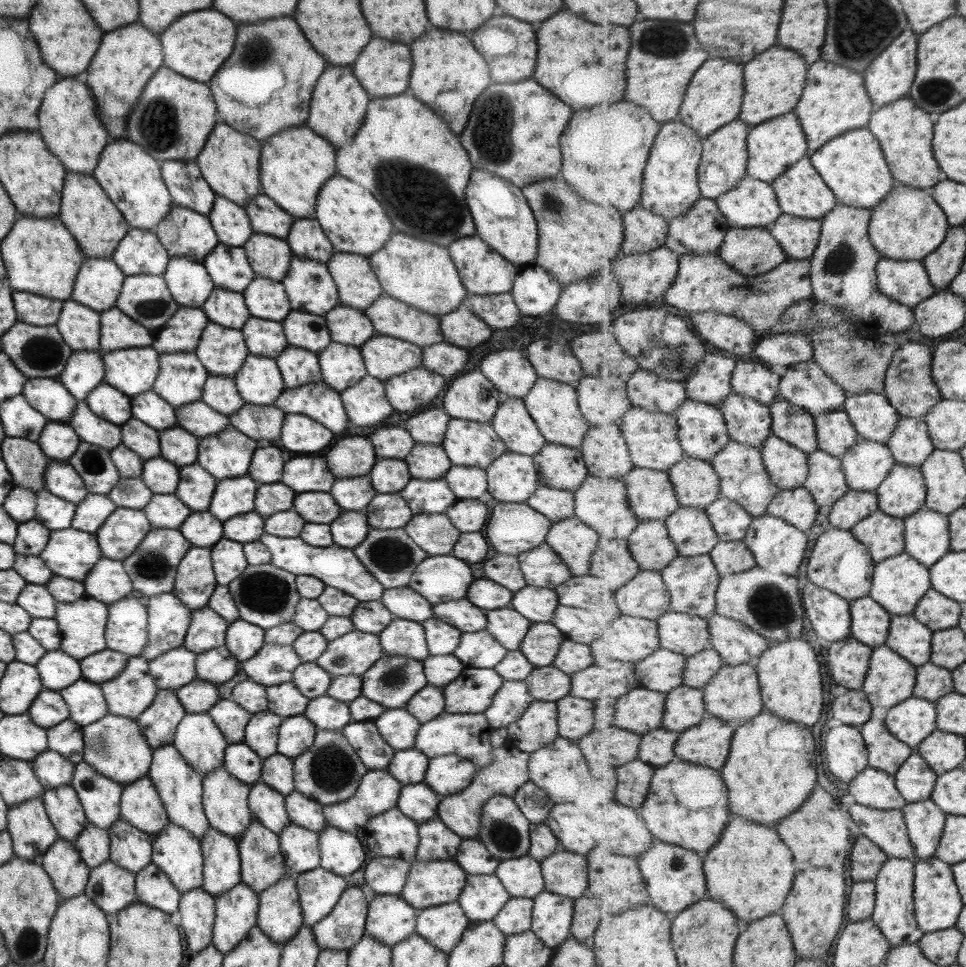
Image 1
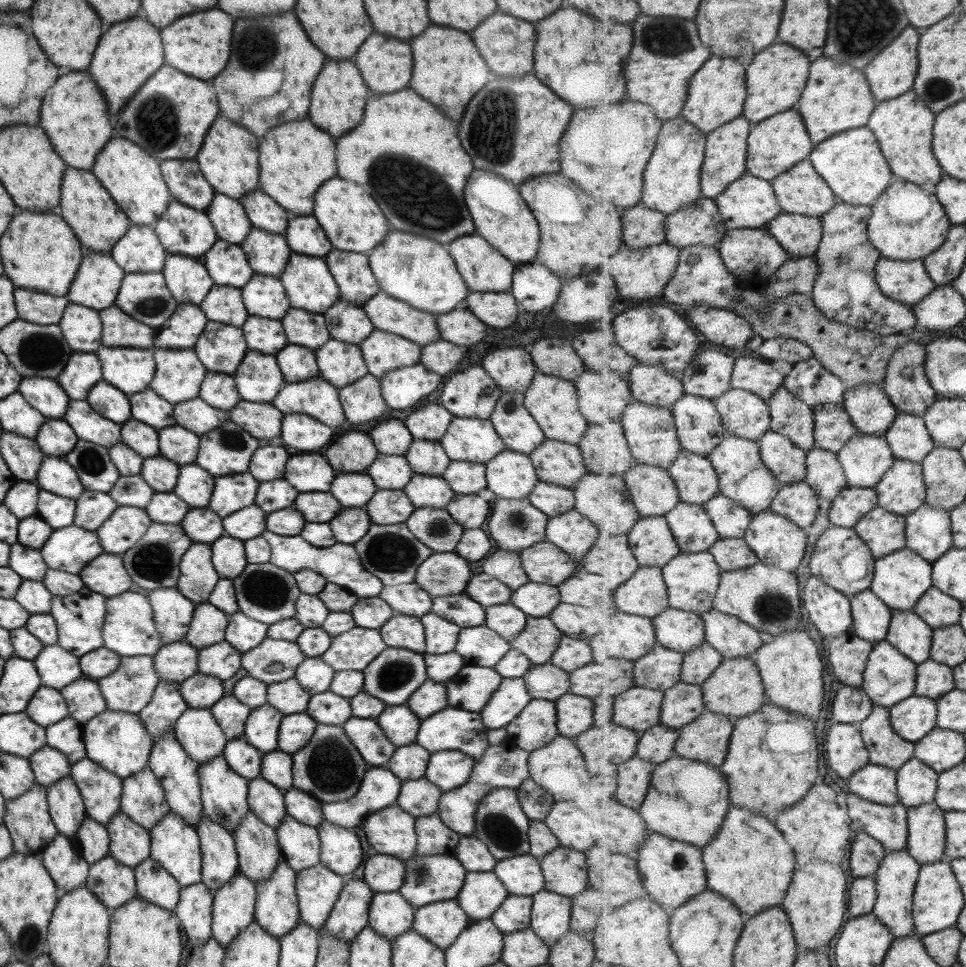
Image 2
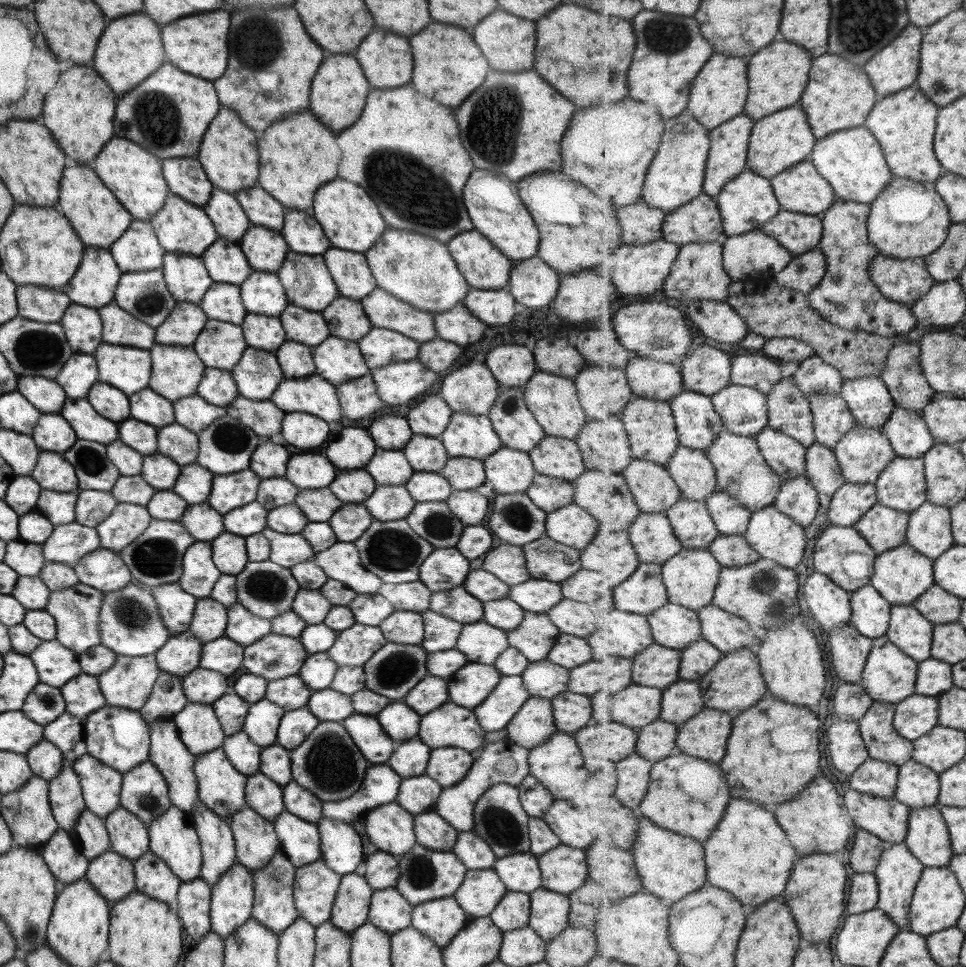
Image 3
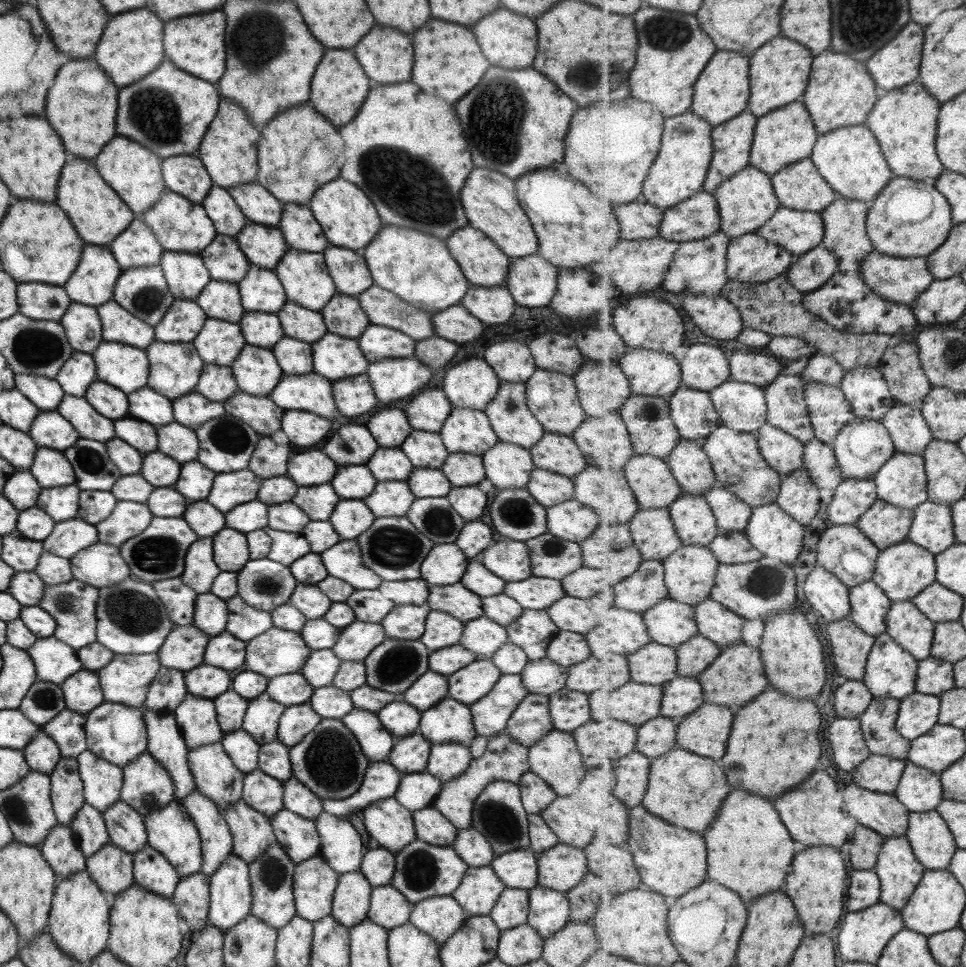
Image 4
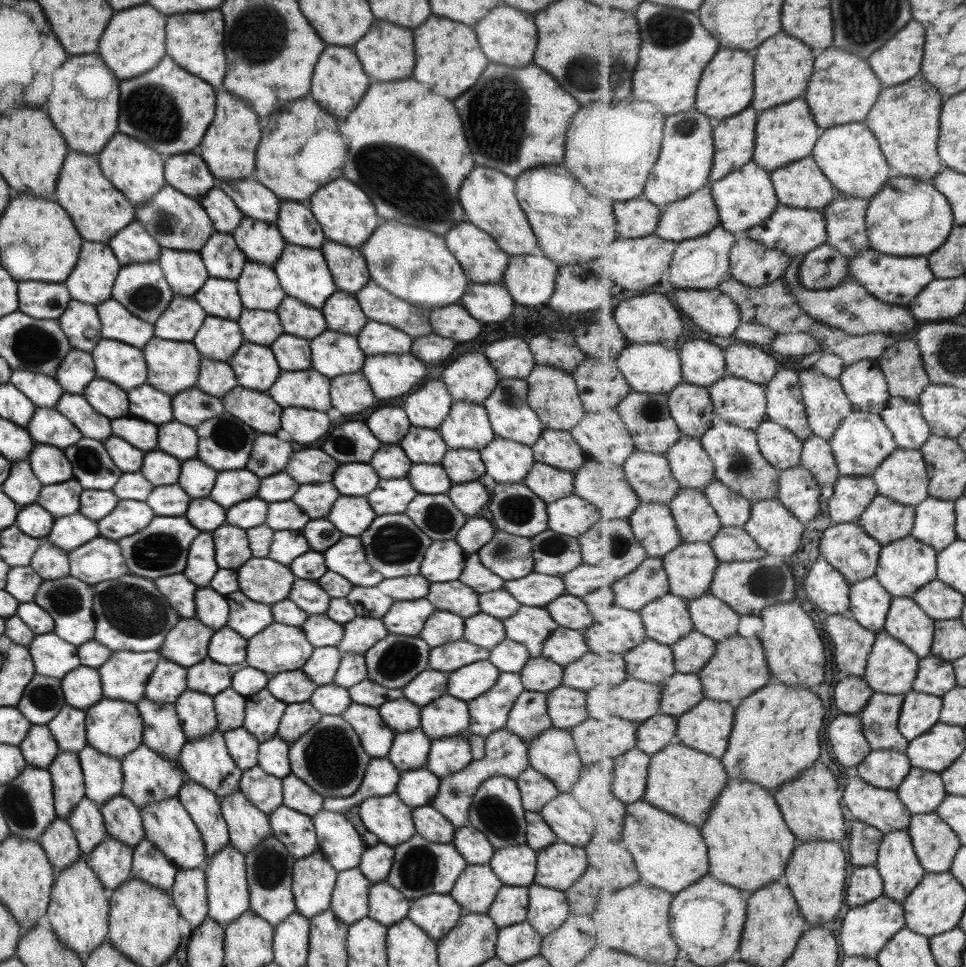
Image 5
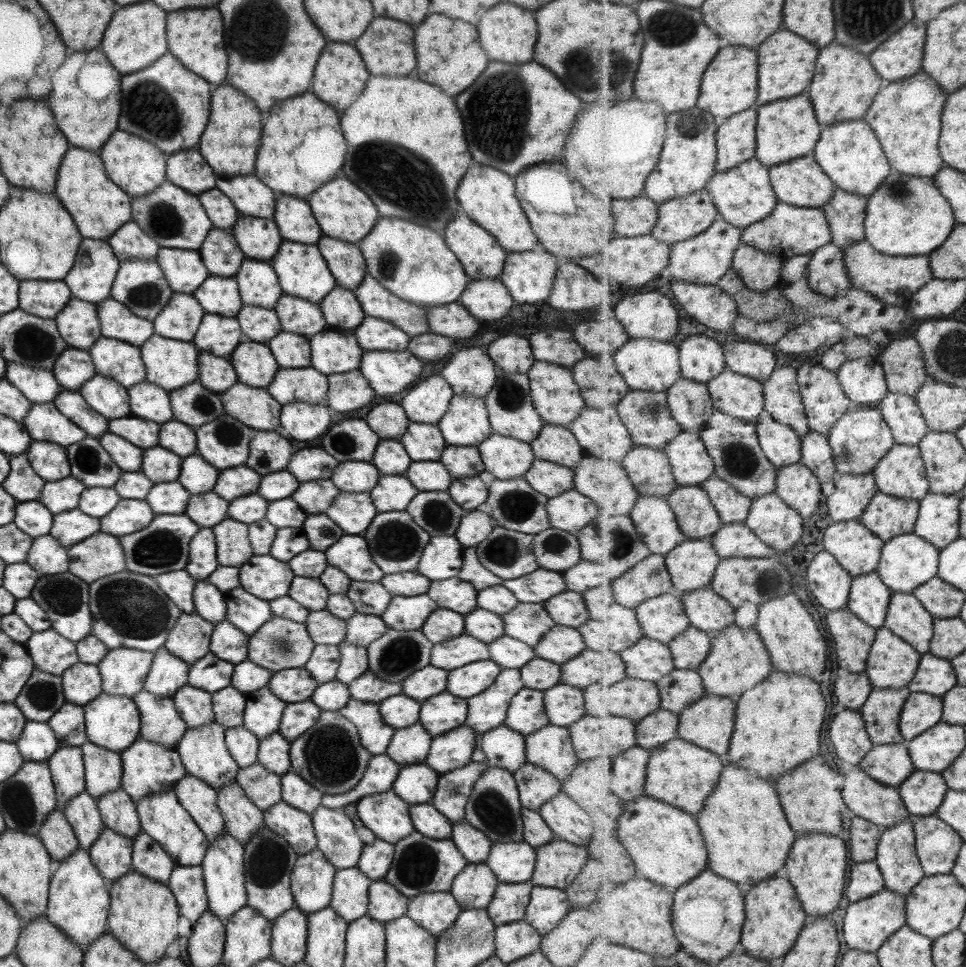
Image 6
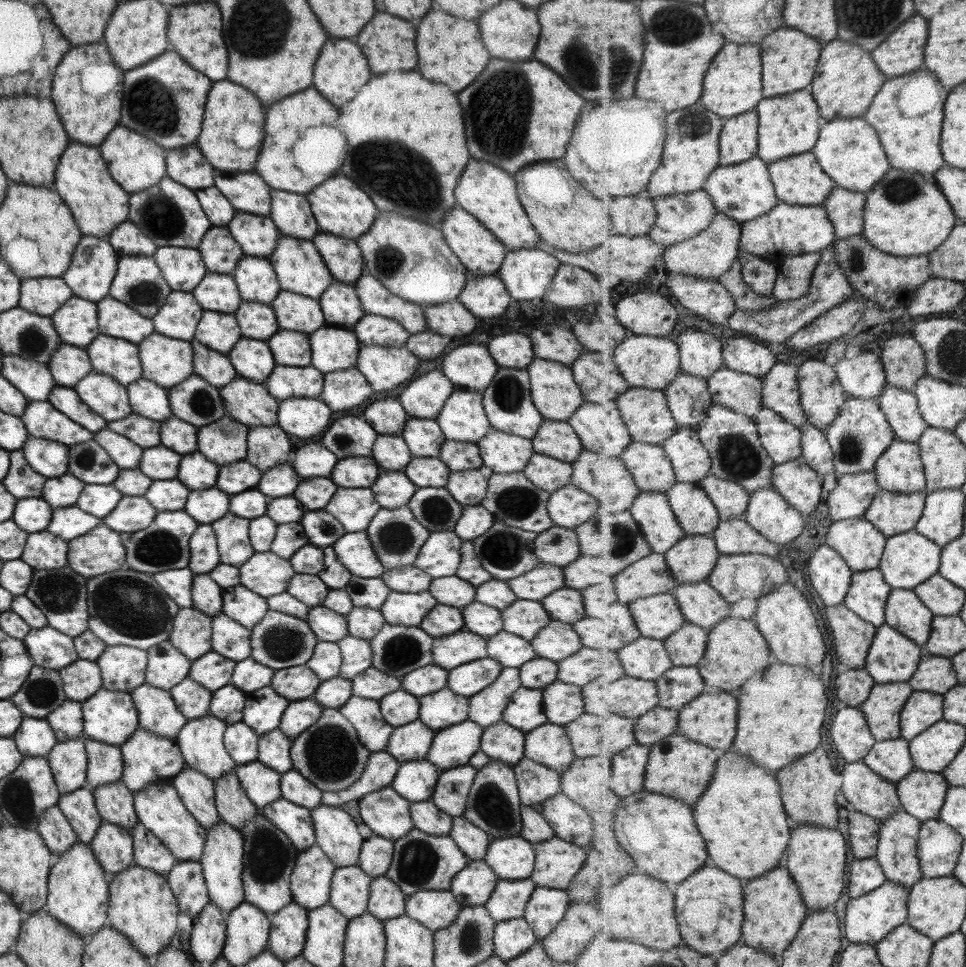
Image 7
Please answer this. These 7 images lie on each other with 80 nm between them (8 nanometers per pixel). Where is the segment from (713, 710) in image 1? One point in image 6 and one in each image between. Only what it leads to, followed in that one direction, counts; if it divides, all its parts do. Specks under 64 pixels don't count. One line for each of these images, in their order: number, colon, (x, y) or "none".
2: (736, 689)
3: (736, 684)
4: (739, 675)
5: (740, 667)
6: (739, 659)

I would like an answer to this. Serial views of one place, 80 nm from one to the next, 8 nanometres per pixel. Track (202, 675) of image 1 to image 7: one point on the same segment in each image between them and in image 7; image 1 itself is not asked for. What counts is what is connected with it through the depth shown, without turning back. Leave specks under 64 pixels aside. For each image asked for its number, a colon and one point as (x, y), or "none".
2: (219, 660)
3: (223, 656)
4: (224, 651)
5: (225, 647)
6: (227, 643)
7: (228, 639)

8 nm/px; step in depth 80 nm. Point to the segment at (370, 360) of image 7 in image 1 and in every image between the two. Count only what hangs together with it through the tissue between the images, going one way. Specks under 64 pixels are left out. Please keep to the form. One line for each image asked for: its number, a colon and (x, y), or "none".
1: (408, 392)
2: (403, 387)
3: (397, 384)
4: (391, 378)
5: (388, 375)
6: (386, 372)

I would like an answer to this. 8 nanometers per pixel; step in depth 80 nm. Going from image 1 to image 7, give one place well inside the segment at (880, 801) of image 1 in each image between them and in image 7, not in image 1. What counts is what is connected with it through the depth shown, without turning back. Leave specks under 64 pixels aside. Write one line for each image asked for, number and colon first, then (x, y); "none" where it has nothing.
2: (875, 782)
3: (875, 777)
4: (879, 773)
5: (888, 769)
6: (891, 764)
7: (892, 759)

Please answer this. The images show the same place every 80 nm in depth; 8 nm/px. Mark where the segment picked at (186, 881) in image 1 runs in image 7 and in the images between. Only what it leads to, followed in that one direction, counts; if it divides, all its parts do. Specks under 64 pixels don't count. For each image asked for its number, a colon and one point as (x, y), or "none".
2: (174, 846)
3: (171, 837)
4: (169, 831)
5: (166, 824)
6: (161, 817)
7: (157, 807)

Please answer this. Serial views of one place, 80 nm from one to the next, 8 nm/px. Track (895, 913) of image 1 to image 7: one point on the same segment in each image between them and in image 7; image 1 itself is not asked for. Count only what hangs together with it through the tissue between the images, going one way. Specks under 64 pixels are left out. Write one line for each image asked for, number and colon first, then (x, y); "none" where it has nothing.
2: (897, 877)
3: (898, 873)
4: (900, 871)
5: (898, 863)
6: (897, 856)
7: (898, 847)

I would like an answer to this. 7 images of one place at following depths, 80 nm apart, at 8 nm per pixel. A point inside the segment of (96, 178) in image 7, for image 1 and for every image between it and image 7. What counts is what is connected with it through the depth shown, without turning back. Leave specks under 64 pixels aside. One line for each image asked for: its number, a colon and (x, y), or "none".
1: (93, 221)
2: (86, 207)
3: (97, 218)
4: (98, 215)
5: (98, 211)
6: (98, 207)

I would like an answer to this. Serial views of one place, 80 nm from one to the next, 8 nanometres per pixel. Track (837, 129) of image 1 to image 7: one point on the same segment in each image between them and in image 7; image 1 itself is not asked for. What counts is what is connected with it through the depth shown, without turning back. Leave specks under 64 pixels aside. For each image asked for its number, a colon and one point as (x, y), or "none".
2: (838, 98)
3: (840, 96)
4: (842, 92)
5: (844, 88)
6: (846, 84)
7: (848, 81)

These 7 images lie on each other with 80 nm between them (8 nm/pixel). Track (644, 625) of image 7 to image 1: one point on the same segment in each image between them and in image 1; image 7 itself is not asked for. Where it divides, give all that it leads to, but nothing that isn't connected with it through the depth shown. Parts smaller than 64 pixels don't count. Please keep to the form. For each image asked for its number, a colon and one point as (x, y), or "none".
1: (687, 634)
2: (677, 629)
3: (674, 626)
4: (672, 622)
5: (668, 620)
6: (664, 618)

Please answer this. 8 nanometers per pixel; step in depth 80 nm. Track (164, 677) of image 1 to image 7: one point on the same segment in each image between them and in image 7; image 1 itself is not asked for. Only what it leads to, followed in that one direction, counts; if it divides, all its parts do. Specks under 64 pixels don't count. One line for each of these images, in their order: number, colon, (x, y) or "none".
2: (176, 661)
3: (180, 654)
4: (183, 647)
5: (185, 644)
6: (188, 640)
7: (191, 630)

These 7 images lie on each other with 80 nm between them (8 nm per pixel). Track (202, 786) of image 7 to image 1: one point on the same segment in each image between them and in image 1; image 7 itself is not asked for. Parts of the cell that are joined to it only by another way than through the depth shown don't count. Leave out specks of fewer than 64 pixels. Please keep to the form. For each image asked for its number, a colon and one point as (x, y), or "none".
1: (220, 861)
2: (219, 860)
3: (217, 851)
4: (215, 840)
5: (203, 807)
6: (199, 800)

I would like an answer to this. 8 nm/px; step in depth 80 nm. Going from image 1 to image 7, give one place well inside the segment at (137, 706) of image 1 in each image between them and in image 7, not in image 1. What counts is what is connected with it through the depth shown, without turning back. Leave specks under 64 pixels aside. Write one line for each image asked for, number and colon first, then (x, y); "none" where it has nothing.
2: (129, 689)
3: (127, 684)
4: (125, 680)
5: (124, 676)
6: (122, 672)
7: (122, 668)

